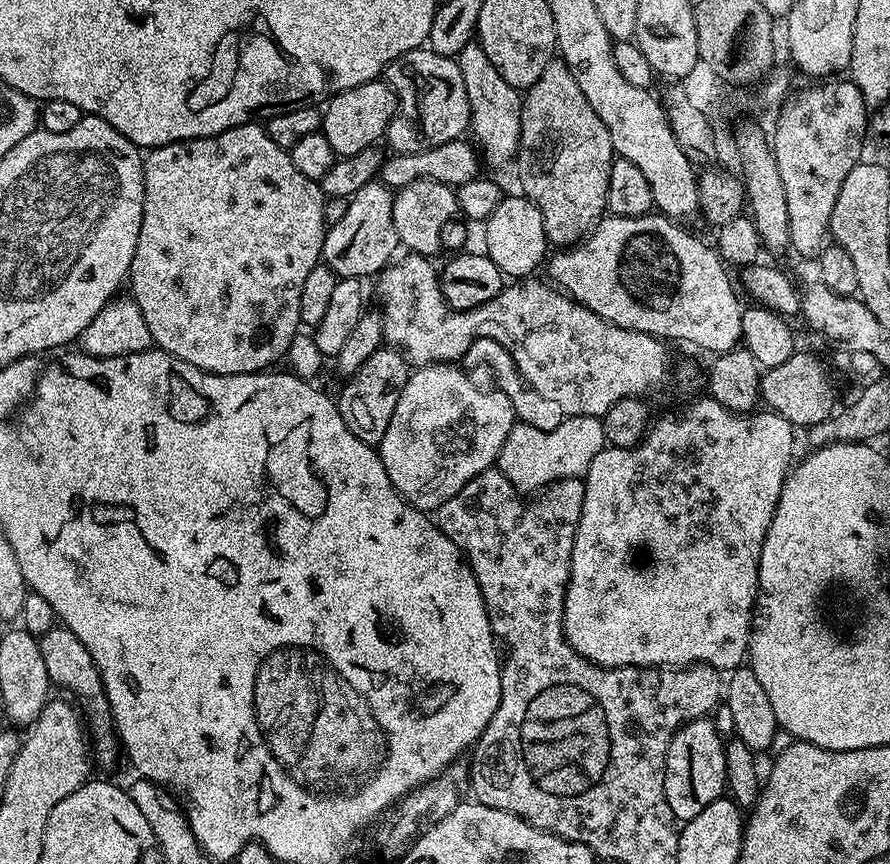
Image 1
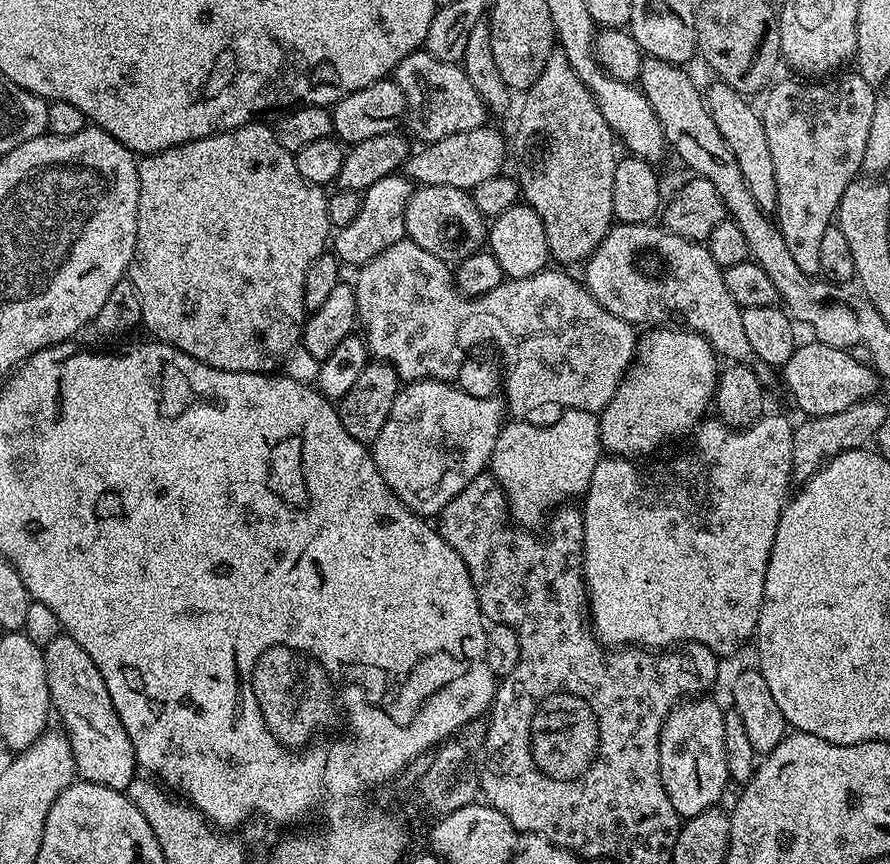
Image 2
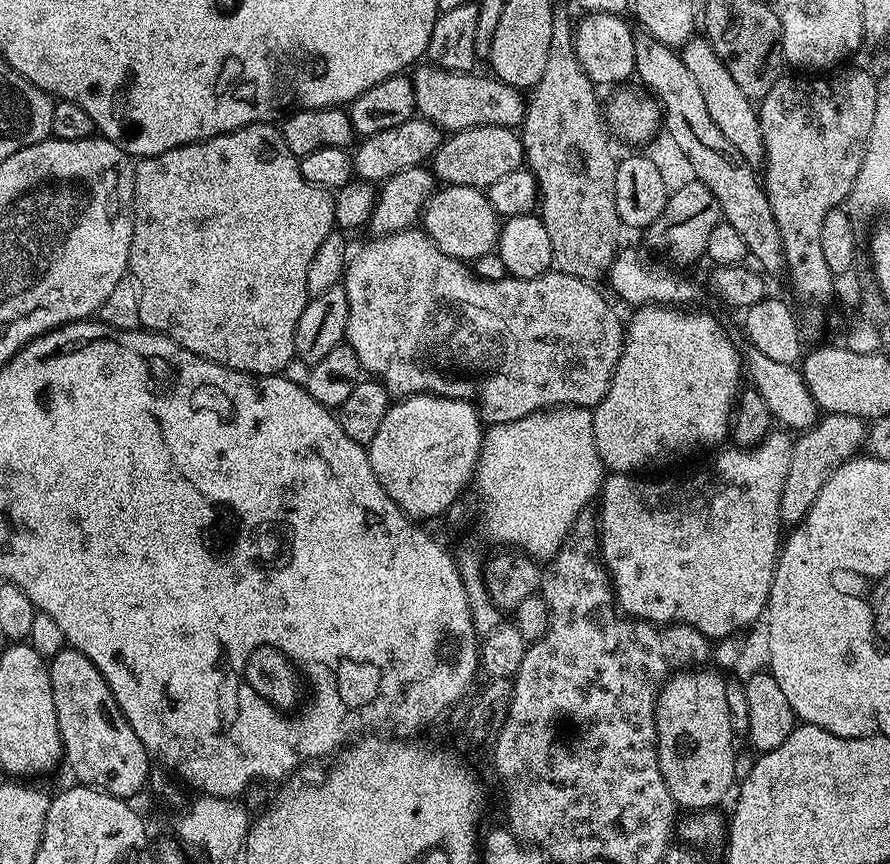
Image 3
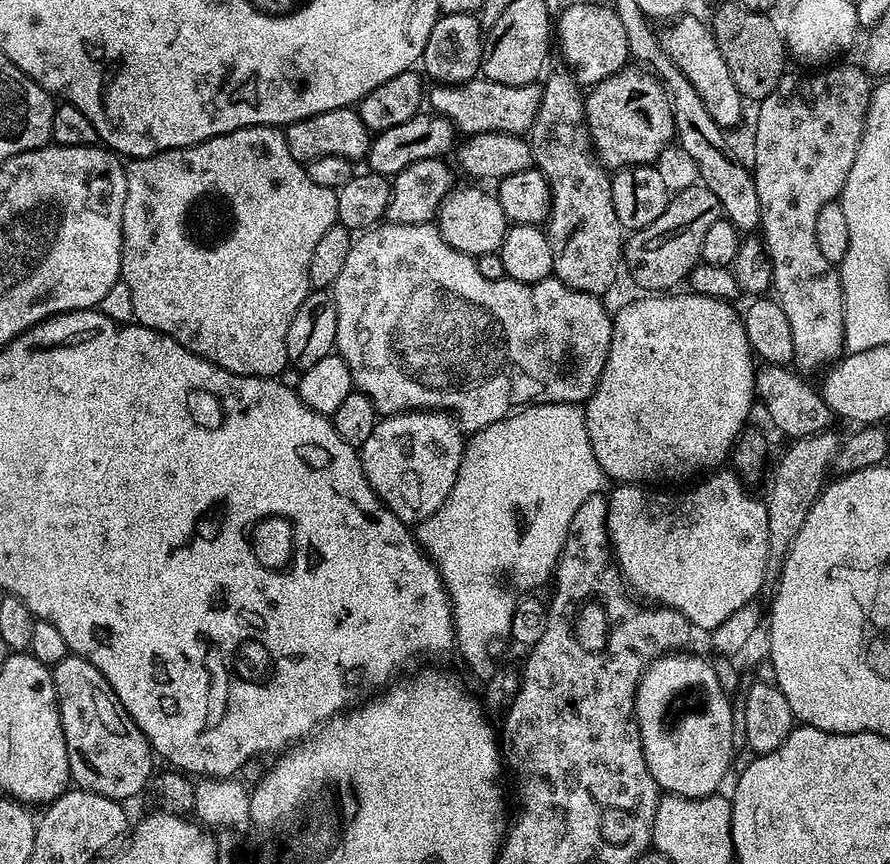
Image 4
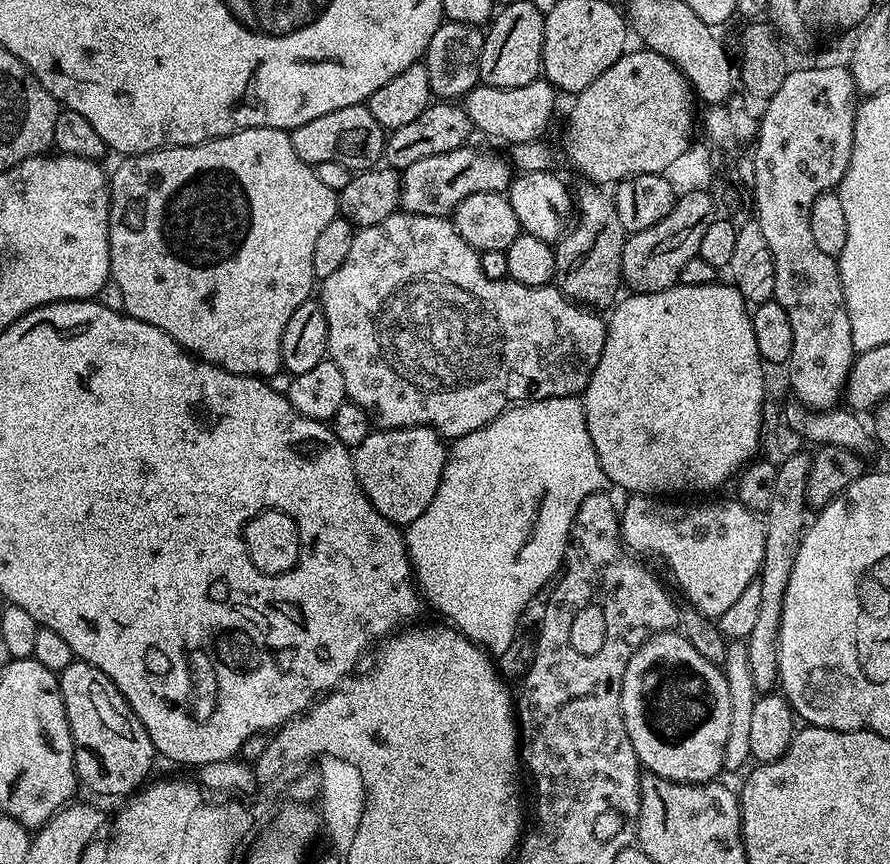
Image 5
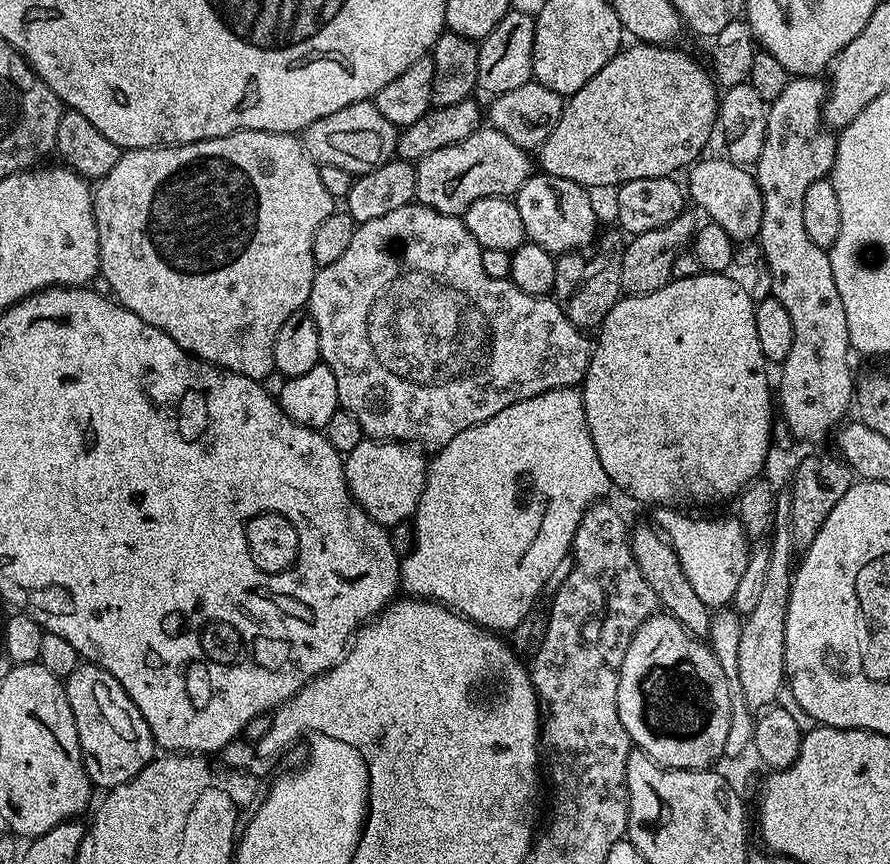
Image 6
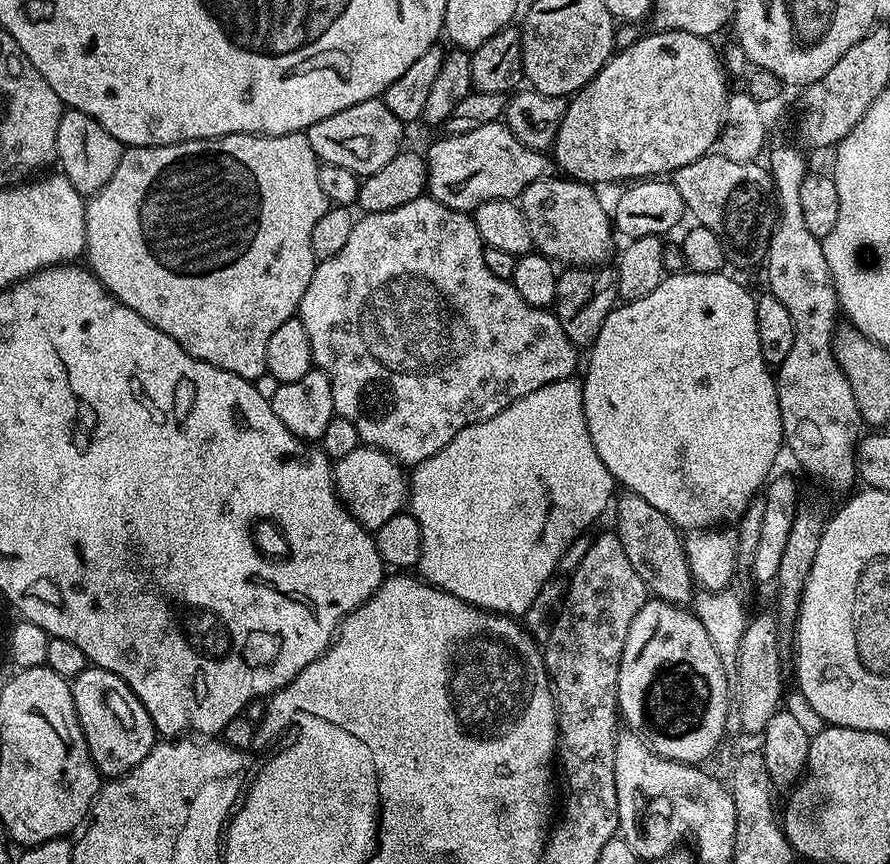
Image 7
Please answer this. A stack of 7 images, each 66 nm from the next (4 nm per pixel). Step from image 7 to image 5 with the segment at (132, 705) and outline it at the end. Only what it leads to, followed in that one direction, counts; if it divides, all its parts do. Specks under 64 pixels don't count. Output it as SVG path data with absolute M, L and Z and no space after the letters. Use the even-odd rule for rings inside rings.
M73 659L66 670L58 673L58 679L70 734L76 743L79 783L100 796L131 797L149 779L152 759L158 756L150 742L150 734L118 686L114 686L112 679L102 674L102 670L84 660Z

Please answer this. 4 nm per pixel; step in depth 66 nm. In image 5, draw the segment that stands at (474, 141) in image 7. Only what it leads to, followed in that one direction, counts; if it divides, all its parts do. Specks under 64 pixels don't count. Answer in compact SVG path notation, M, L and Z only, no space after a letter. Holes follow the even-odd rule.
M472 147L450 150L446 154L433 154L431 158L422 158L414 162L414 166L403 169L400 178L400 208L410 214L448 218L455 212L458 202L462 202L462 198L470 198L470 194L507 193L514 175L511 163L488 148Z

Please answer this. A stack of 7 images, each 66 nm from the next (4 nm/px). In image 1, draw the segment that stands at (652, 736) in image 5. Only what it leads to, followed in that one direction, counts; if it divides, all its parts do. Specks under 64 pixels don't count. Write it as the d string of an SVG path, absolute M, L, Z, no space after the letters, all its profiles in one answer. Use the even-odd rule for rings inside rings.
M712 718L689 720L676 729L664 759L664 789L666 802L670 802L670 810L677 821L687 822L698 818L698 814L702 814L710 802L725 795L725 743L725 737L716 729L716 721Z

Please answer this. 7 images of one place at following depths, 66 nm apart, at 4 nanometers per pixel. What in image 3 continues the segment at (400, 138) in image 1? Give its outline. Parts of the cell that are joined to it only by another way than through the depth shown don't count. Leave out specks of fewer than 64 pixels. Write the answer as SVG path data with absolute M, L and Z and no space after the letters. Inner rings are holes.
M435 66L427 67L417 67L416 76L411 77L412 88L416 91L416 110L423 119L436 124L445 133L491 124L510 129L523 125L526 100L520 97L523 96L521 89L511 88L501 80L487 75L476 76L466 72L447 72Z

